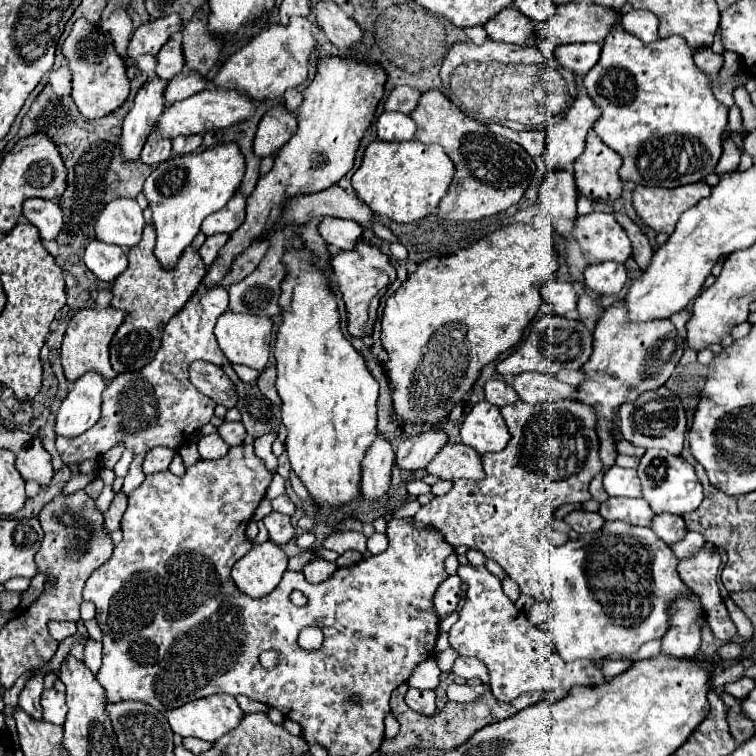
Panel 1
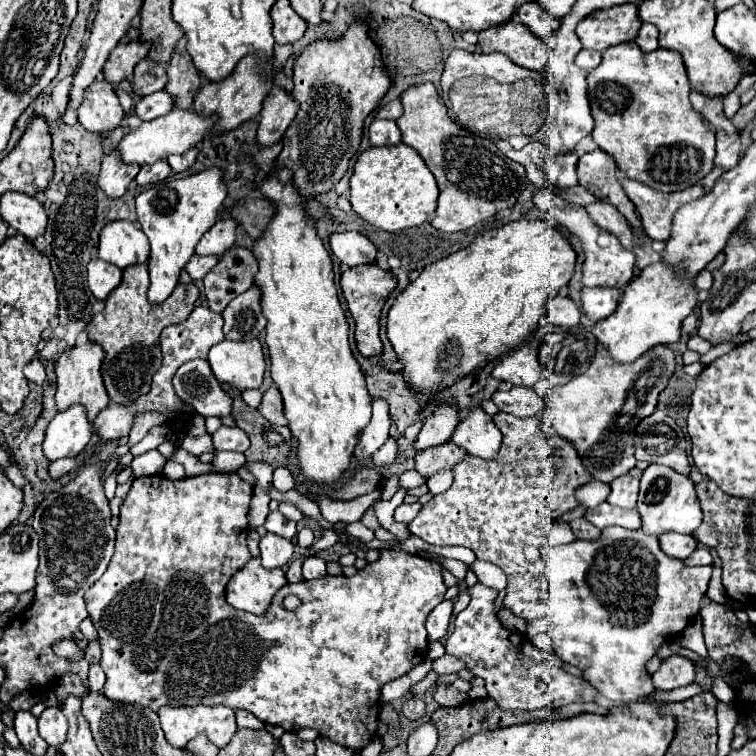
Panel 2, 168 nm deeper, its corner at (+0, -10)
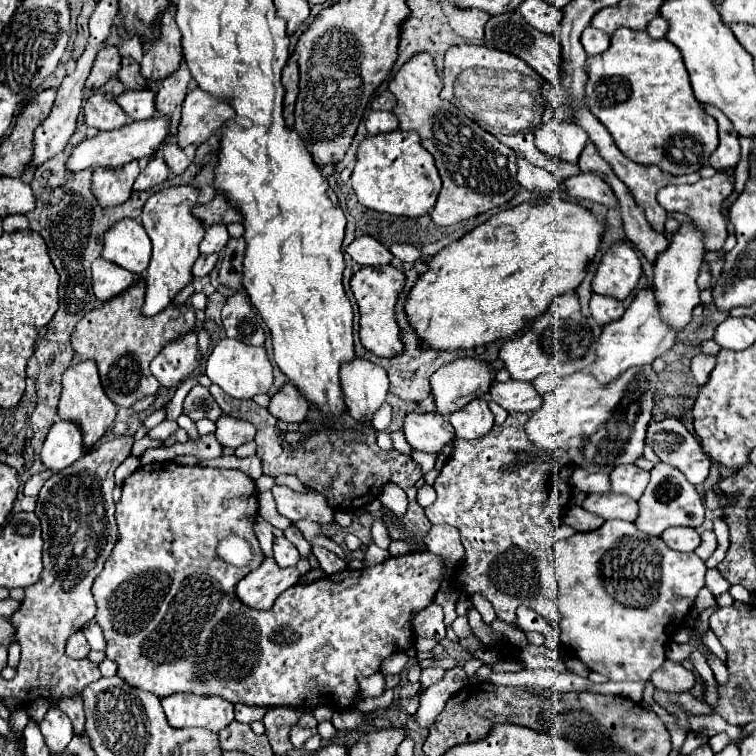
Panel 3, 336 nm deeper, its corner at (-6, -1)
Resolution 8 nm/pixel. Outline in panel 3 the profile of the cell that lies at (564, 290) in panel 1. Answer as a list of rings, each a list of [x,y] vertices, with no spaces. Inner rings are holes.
[[[564,293],[564,295],[554,297],[550,307],[548,307],[548,311],[554,313],[556,317],[560,317],[560,319],[568,319],[570,315],[578,313],[580,311],[580,303],[578,303],[576,293]]]

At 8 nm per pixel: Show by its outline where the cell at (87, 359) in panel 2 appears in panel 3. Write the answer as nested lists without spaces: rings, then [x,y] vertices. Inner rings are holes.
[[[92,361],[70,363],[70,367],[66,369],[64,379],[62,379],[58,419],[68,419],[68,421],[72,421],[80,427],[82,441],[84,441],[86,449],[94,447],[98,443],[98,439],[112,427],[116,411],[118,409],[108,399],[108,395],[104,395],[104,389],[100,387],[100,377],[98,377],[98,371],[96,371],[96,363],[92,363]]]

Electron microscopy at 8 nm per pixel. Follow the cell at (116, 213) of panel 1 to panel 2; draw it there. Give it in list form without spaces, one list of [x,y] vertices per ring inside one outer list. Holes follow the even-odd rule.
[[[128,220],[108,222],[100,232],[98,256],[122,270],[132,264],[142,264],[148,260],[146,234],[142,234],[140,228]]]

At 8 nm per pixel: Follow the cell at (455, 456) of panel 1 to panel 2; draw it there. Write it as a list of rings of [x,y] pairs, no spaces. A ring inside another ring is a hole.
[[[446,442],[440,448],[428,448],[426,452],[416,454],[416,472],[424,478],[434,476],[440,470],[452,470],[458,462],[462,462],[466,452],[458,448],[454,442]]]

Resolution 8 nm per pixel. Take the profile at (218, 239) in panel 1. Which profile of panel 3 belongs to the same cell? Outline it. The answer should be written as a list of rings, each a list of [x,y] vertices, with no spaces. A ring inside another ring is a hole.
[[[200,255],[192,267],[192,273],[196,277],[204,277],[208,275],[214,267],[216,267],[216,261],[218,261],[218,255]]]

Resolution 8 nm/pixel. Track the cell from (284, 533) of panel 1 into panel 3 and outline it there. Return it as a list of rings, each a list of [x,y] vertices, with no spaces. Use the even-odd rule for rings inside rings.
[[[276,537],[274,539],[274,559],[278,567],[296,567],[296,563],[300,561],[300,553],[286,537]]]

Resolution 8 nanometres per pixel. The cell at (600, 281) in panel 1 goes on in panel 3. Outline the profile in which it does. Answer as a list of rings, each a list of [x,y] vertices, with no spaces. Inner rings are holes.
[[[592,295],[590,301],[590,311],[594,321],[604,327],[612,321],[618,321],[624,315],[624,303],[620,303],[618,299],[604,299],[604,295]]]

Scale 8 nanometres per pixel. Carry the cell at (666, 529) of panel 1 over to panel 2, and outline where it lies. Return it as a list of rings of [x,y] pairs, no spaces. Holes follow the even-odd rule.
[[[666,532],[664,536],[660,536],[660,548],[678,560],[686,560],[694,550],[696,550],[696,540],[692,536],[682,536],[676,532]]]

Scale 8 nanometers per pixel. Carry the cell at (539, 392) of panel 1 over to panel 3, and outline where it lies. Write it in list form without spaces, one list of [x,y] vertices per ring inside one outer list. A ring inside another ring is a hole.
[[[506,381],[506,383],[494,383],[490,387],[490,397],[494,403],[504,407],[508,413],[510,411],[522,411],[522,413],[532,413],[540,407],[540,395],[534,391],[532,383],[524,381]]]

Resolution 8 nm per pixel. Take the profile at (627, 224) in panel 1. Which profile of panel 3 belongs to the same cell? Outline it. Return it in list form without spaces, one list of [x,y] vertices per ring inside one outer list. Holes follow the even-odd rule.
[[[580,173],[574,177],[564,179],[564,187],[568,195],[576,199],[590,199],[596,203],[602,203],[606,207],[616,207],[616,195],[614,191],[596,175],[596,173]]]

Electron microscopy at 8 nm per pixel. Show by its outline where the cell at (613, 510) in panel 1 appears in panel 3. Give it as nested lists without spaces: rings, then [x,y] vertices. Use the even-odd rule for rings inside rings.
[[[590,493],[584,499],[582,507],[604,519],[634,521],[638,515],[638,503],[628,495],[616,495],[616,493]]]

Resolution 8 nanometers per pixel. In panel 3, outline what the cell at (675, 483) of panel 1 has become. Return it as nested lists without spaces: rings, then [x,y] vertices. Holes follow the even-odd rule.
[[[658,463],[654,465],[654,469],[650,471],[650,483],[646,487],[646,491],[642,493],[642,497],[638,499],[640,511],[638,517],[634,521],[634,525],[644,531],[646,535],[656,535],[660,537],[664,529],[668,527],[700,527],[704,523],[704,501],[700,497],[700,493],[696,491],[696,487],[692,483],[688,483],[684,479],[684,475],[680,475],[680,471],[676,471],[674,467],[668,467],[666,463]]]

